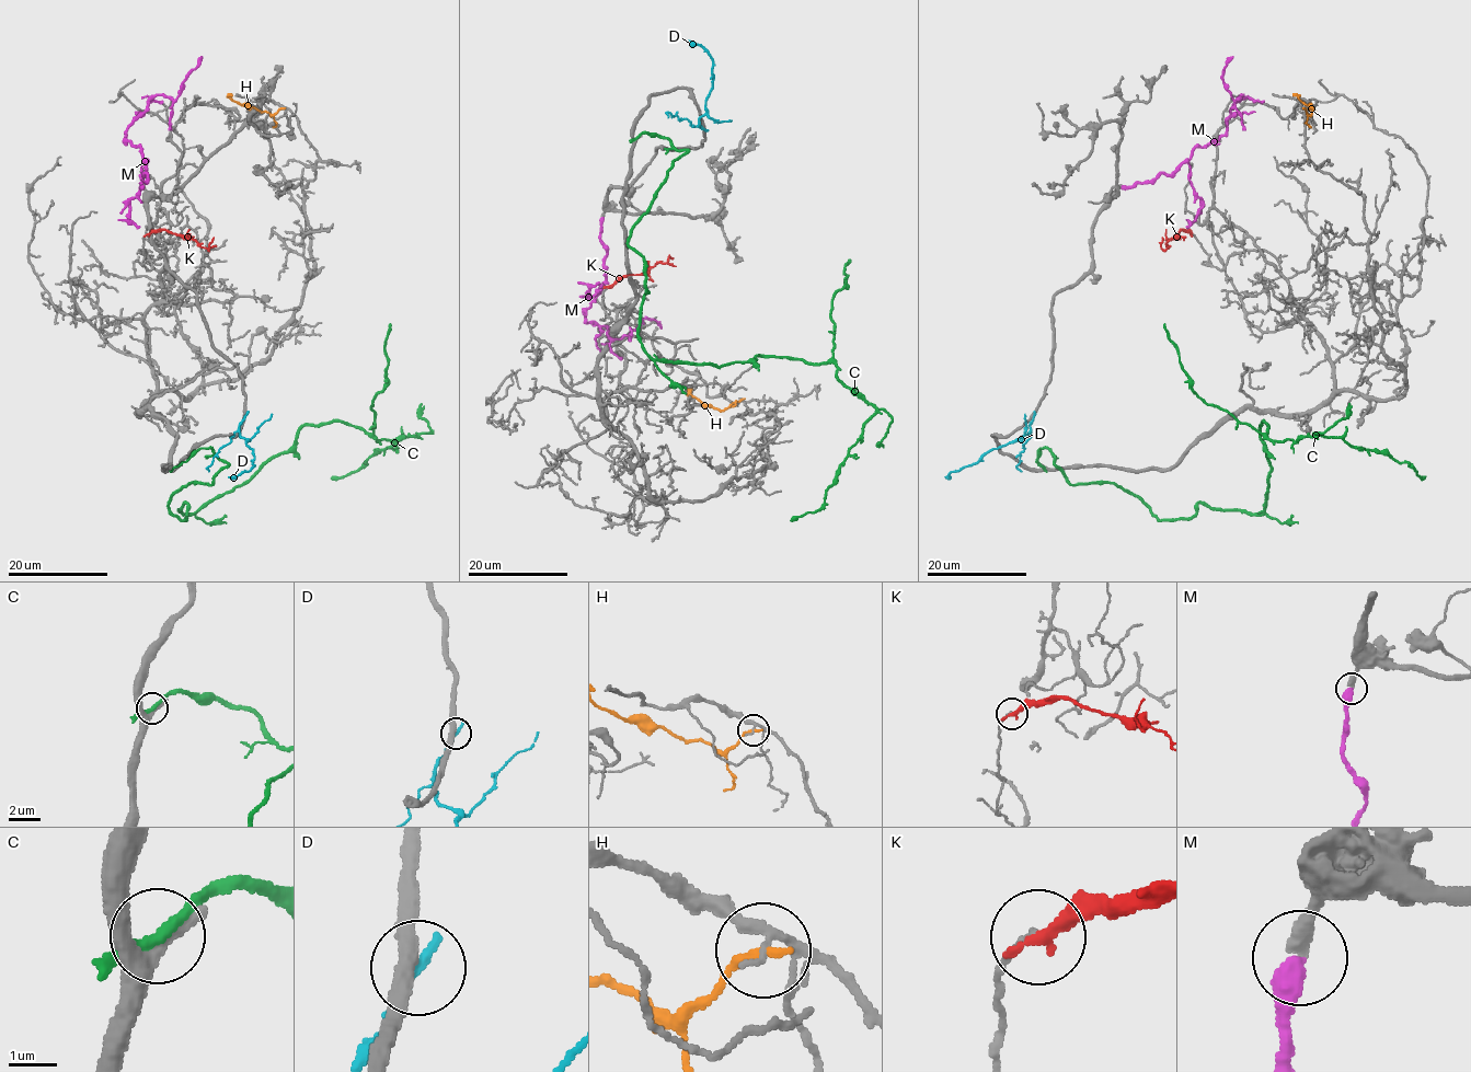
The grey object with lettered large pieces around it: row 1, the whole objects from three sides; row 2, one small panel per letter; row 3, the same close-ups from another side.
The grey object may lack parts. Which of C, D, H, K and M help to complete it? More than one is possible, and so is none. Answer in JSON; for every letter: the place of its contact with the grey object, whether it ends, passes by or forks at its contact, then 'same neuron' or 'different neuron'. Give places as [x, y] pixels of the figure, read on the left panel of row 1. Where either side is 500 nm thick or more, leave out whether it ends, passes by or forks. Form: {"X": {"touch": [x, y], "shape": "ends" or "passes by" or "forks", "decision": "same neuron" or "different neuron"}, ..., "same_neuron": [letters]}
{"C": {"touch": [176, 467], "shape": "passes by", "decision": "different neuron"}, "D": {"touch": [245, 415], "shape": "ends", "decision": "different neuron"}, "H": {"touch": [282, 107], "shape": "ends", "decision": "different neuron"}, "K": {"touch": [148, 234], "shape": "ends", "decision": "different neuron"}, "M": {"touch": [144, 186], "decision": "different neuron"}, "same_neuron": []}

